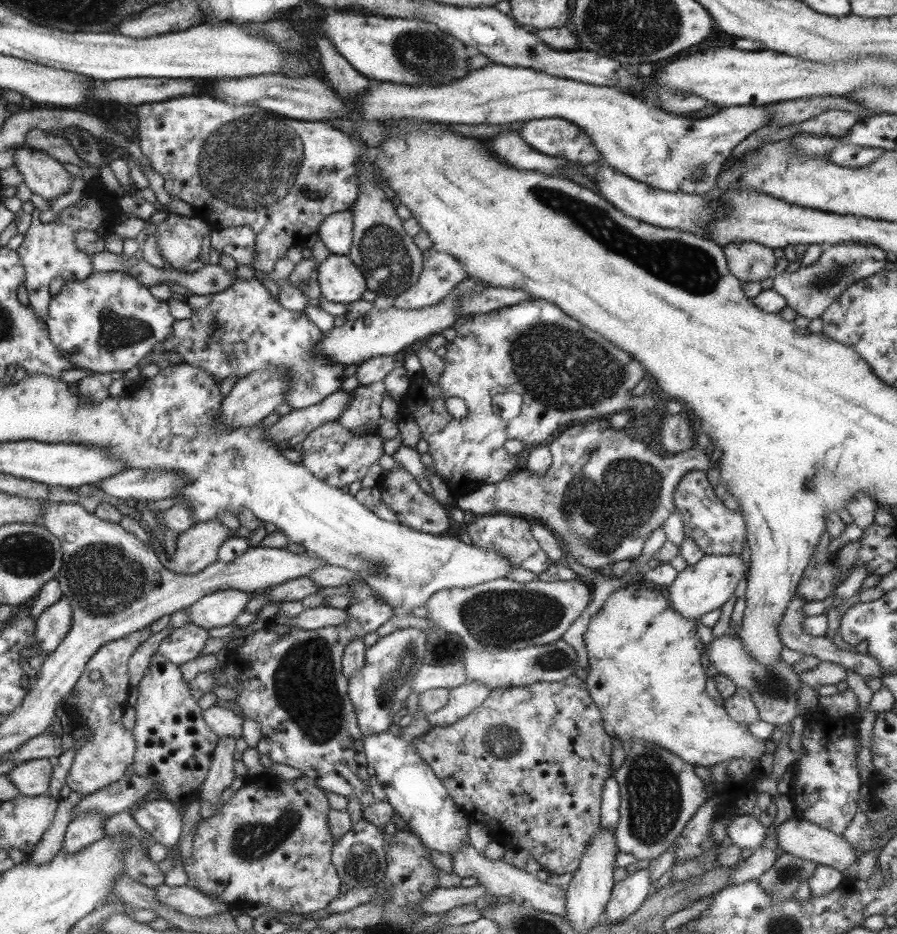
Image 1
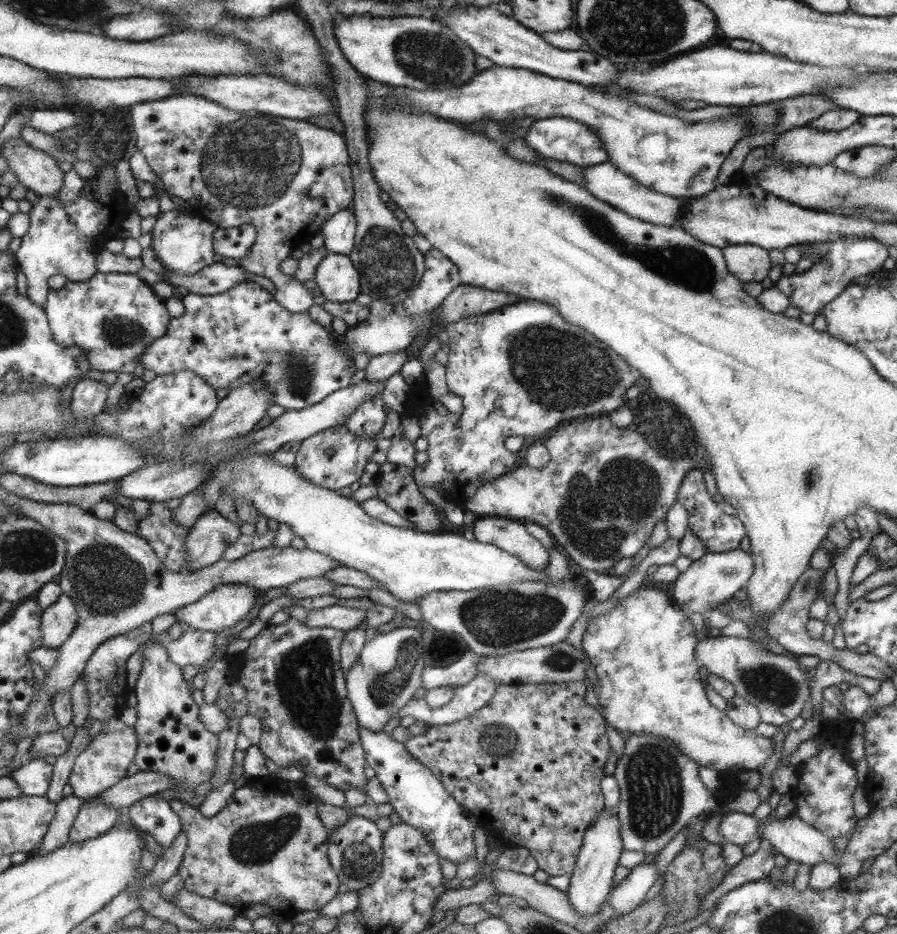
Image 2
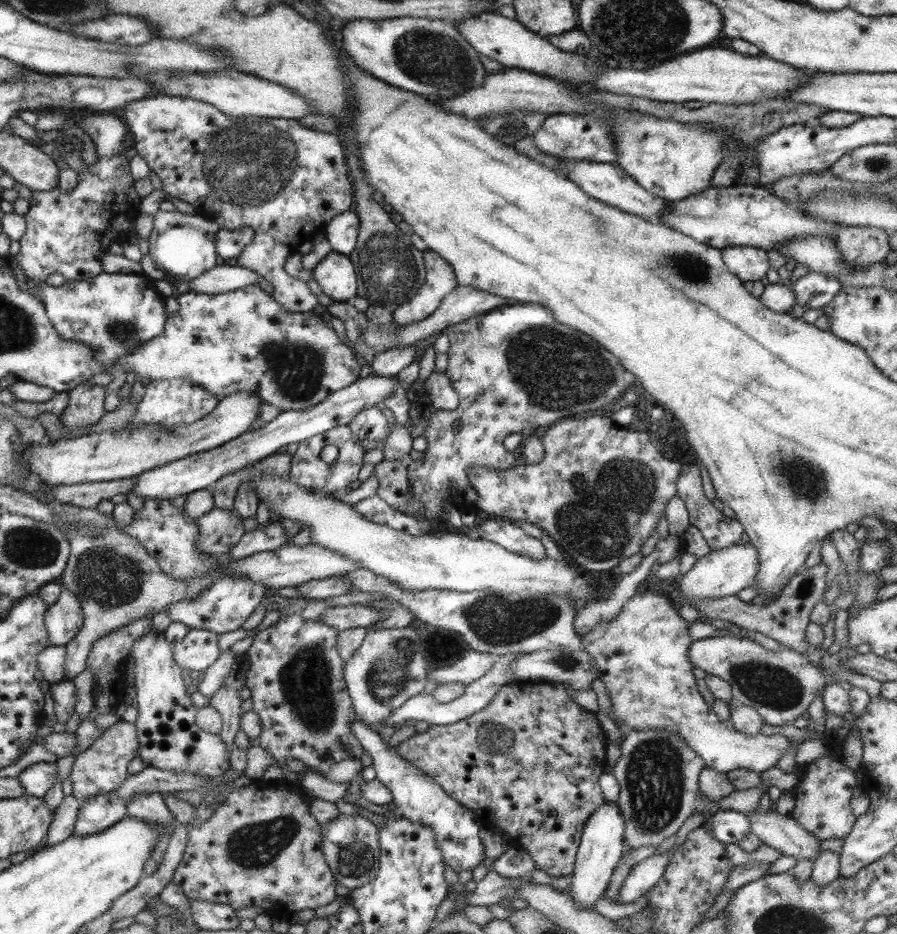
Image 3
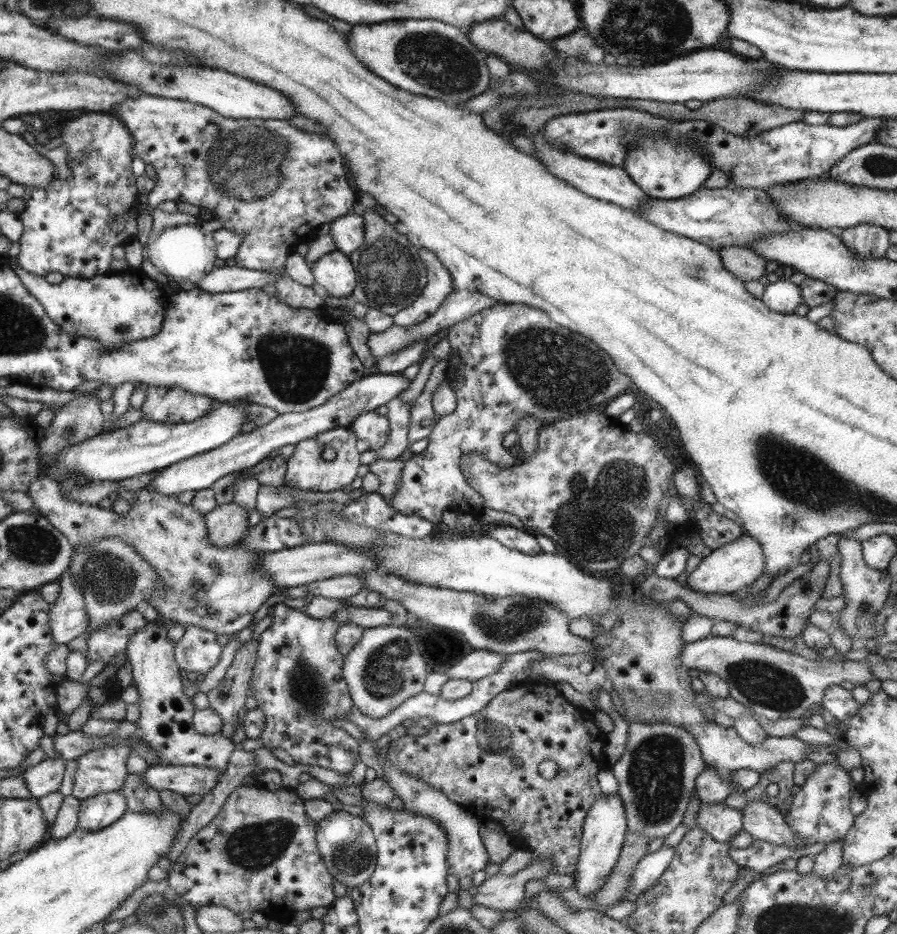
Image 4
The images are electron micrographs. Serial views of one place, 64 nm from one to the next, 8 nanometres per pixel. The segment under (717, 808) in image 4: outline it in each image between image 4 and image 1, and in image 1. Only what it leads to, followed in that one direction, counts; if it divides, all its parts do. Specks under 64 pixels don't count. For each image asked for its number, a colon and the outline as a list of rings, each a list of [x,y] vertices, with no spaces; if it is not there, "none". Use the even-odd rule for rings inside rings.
1: [[[737,814],[727,826],[727,836],[731,838],[733,846],[755,852],[759,846],[763,846],[763,840],[767,836],[767,822],[769,820],[765,818],[751,818]]]
2: [[[741,812],[725,814],[721,818],[719,832],[727,844],[737,844],[737,846],[745,846],[757,838],[761,840],[759,822],[755,818],[751,818],[749,814],[741,814]]]
3: [[[715,812],[711,816],[705,816],[705,822],[711,824],[713,838],[727,844],[737,844],[741,842],[747,834],[751,834],[751,824],[747,814],[741,812]]]

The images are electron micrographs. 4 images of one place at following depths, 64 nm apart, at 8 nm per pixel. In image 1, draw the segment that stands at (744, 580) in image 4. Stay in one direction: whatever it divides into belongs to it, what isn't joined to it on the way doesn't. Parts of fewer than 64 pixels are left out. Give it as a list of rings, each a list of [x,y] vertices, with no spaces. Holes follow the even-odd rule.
[[[703,556],[693,566],[687,566],[677,574],[671,586],[667,586],[667,600],[673,612],[681,614],[687,620],[699,620],[705,612],[721,608],[731,596],[735,586],[743,578],[743,562],[739,556]]]

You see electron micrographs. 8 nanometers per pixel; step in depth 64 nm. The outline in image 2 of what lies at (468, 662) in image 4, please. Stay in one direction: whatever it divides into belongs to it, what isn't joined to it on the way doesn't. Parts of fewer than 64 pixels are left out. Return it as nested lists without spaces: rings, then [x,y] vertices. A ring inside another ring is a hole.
[[[467,654],[461,656],[457,662],[443,666],[443,668],[433,668],[433,666],[423,666],[421,678],[419,678],[419,688],[423,690],[433,690],[433,688],[459,688],[465,686],[469,680],[475,678],[477,672],[477,662],[481,656],[477,654]]]

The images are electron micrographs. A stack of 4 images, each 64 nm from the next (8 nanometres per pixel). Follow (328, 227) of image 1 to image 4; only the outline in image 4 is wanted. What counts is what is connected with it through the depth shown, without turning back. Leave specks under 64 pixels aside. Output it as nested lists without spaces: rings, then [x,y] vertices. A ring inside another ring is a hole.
[[[355,212],[337,218],[329,224],[329,238],[333,238],[337,252],[349,256],[363,244],[363,218]]]

